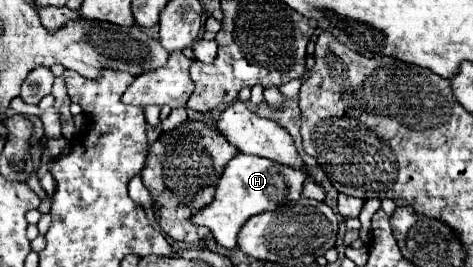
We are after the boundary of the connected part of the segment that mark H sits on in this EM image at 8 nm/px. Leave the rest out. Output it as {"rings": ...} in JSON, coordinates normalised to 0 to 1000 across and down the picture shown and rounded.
{"rings":[[[503,573],[474,625],[474,648],[465,655],[465,678],[457,685],[452,753],[436,783],[406,805],[406,835],[444,858],[452,895],[461,903],[461,918],[495,933],[499,880],[503,880],[507,850],[516,843],[516,828],[524,828],[524,813],[533,813],[541,798],[584,790],[588,775],[596,775],[613,753],[630,753],[643,670],[647,670],[643,640],[613,633],[605,618],[567,603],[558,588]]]}

